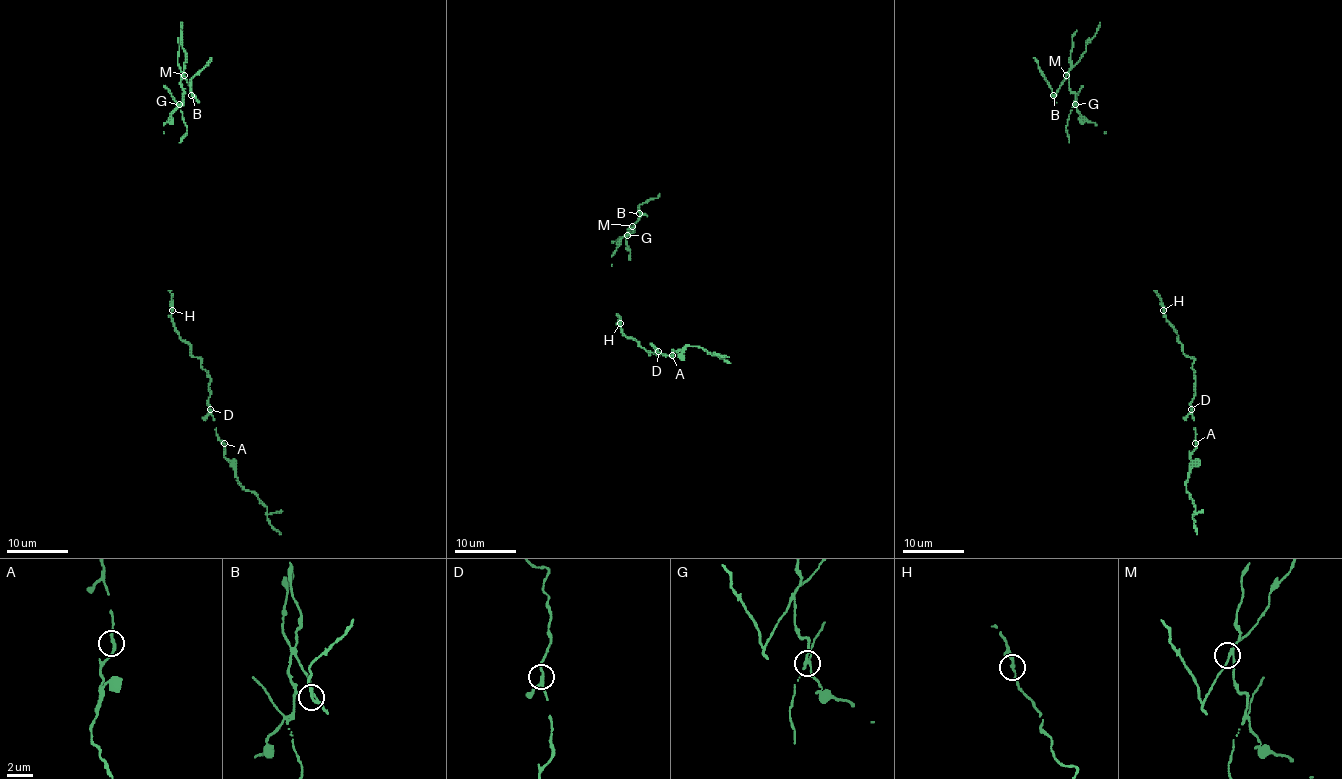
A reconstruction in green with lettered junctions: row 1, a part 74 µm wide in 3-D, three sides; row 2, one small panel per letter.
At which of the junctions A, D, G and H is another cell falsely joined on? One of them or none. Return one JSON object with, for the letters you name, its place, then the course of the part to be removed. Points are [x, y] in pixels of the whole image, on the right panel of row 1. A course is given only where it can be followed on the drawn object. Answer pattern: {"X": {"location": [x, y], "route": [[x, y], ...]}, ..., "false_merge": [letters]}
{"G": {"location": [1075, 104], "route": [[1075, 104], [1069, 76], [1064, 78], [1053, 95], [1033, 58]]}, "false_merge": ["G"]}

